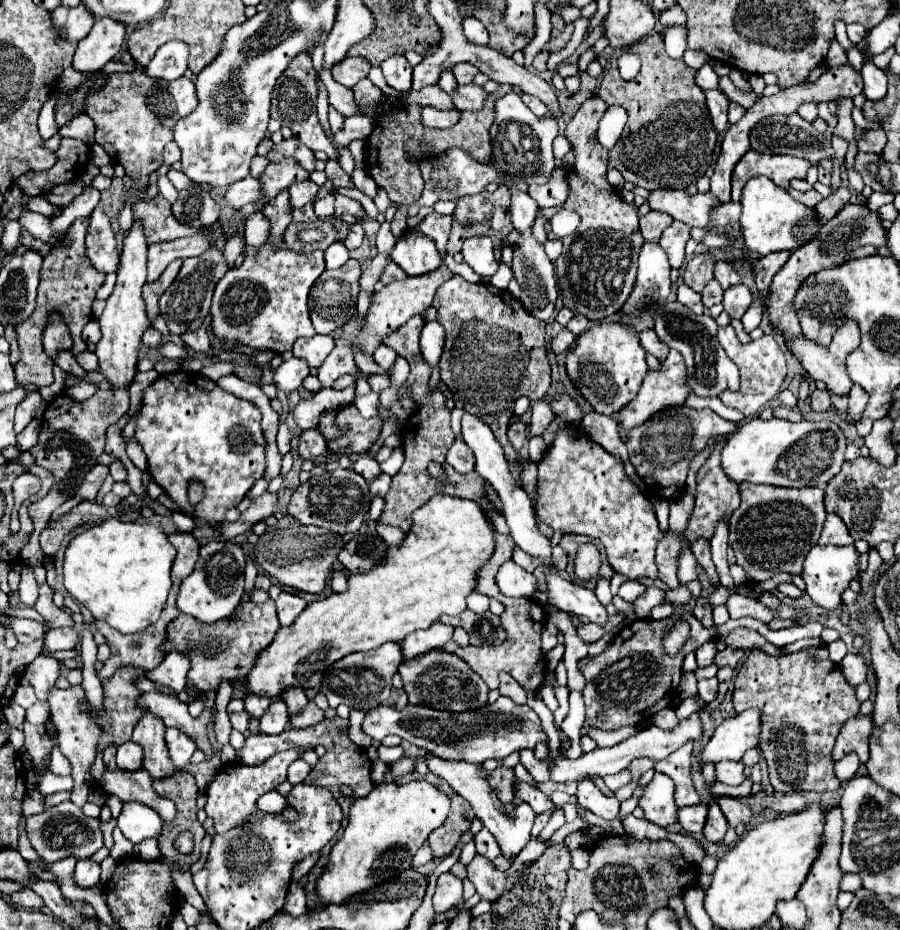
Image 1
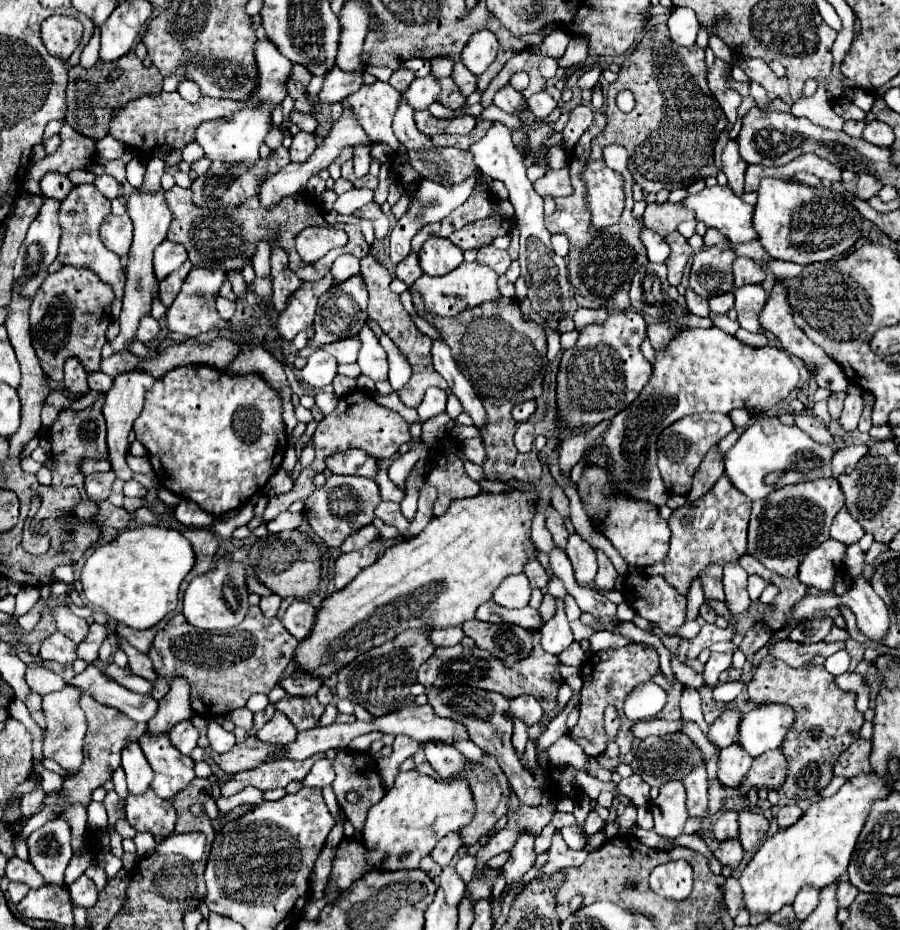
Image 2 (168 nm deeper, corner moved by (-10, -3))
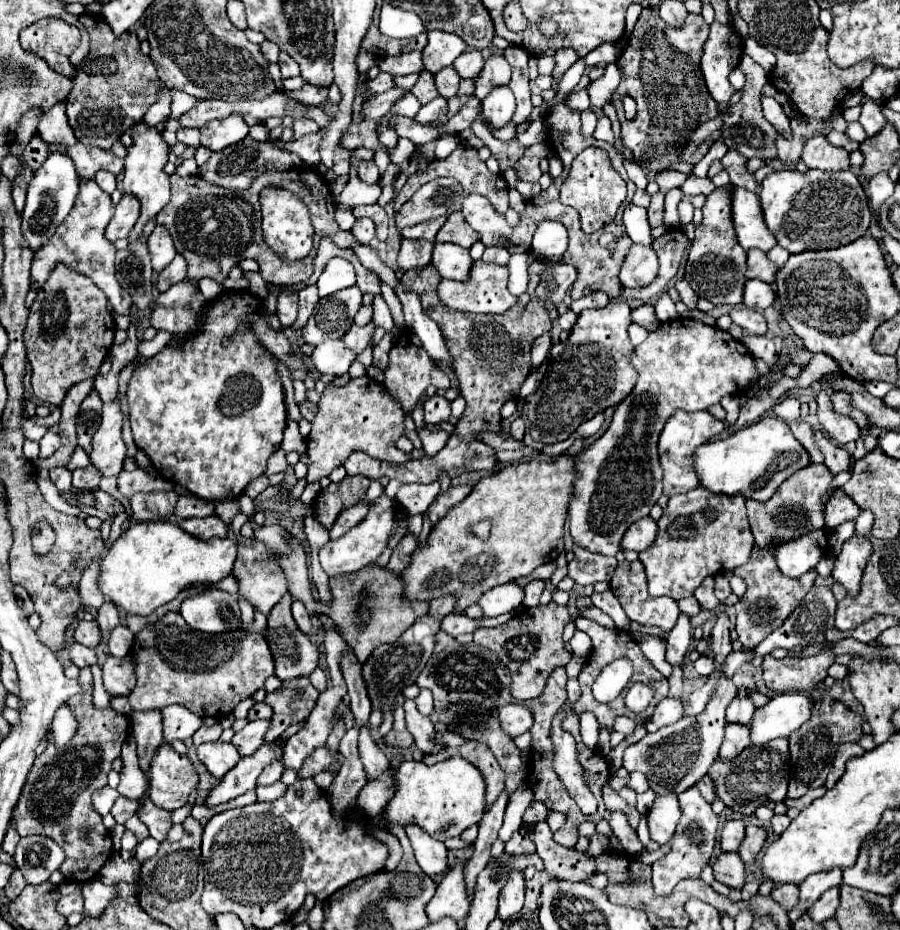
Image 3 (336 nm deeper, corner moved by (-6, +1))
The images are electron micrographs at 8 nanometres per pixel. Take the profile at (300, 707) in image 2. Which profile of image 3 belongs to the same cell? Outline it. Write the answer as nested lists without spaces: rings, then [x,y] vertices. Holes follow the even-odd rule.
[[[298,677],[282,683],[274,693],[266,695],[266,703],[274,709],[272,727],[266,733],[266,741],[278,739],[290,725],[304,721],[318,701],[320,691],[312,687],[308,677]]]

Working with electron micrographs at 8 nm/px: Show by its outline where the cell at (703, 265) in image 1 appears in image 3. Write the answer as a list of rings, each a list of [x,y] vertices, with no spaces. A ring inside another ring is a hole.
[[[720,187],[706,197],[702,213],[704,219],[696,227],[696,237],[688,253],[686,281],[698,297],[708,299],[714,305],[738,305],[742,301],[742,287],[746,281],[746,251],[738,245],[738,239],[734,239],[734,227],[730,227],[730,203],[726,203],[726,187]]]

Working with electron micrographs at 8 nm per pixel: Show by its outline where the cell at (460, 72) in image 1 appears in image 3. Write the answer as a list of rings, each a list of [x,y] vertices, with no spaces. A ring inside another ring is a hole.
[[[452,65],[446,67],[446,69],[442,69],[440,73],[436,73],[434,79],[436,79],[438,93],[440,93],[442,97],[446,97],[446,99],[450,99],[450,97],[454,97],[454,95],[458,93],[458,85],[460,85],[460,81],[462,81],[462,77],[458,75],[458,71],[456,71]]]

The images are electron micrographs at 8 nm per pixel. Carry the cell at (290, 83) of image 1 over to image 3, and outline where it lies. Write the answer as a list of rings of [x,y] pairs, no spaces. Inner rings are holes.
[[[280,53],[278,65],[280,65],[280,71],[282,71],[282,77],[284,77],[284,79],[300,75],[300,67],[298,67],[298,63],[296,63],[290,55],[286,55],[286,53]]]

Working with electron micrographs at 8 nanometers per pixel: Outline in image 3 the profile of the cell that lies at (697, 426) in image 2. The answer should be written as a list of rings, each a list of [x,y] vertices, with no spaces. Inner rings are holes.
[[[676,411],[676,415],[672,415],[662,433],[660,433],[660,441],[658,441],[658,453],[660,453],[660,465],[664,471],[664,493],[668,497],[676,495],[676,493],[688,493],[692,489],[696,489],[698,483],[698,475],[696,469],[692,465],[694,461],[694,451],[698,445],[702,445],[706,439],[710,439],[712,435],[720,433],[726,425],[718,419],[714,419],[708,411]]]

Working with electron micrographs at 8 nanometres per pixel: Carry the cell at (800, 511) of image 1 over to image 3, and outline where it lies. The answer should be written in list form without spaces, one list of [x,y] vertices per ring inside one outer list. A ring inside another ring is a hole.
[[[812,463],[810,467],[804,467],[802,471],[794,473],[790,479],[786,479],[768,501],[762,503],[762,501],[748,499],[746,501],[748,519],[750,519],[756,547],[762,547],[768,553],[774,553],[772,543],[792,541],[810,531],[824,529],[826,499],[832,495],[832,481],[834,481],[834,475],[828,471],[826,465]]]

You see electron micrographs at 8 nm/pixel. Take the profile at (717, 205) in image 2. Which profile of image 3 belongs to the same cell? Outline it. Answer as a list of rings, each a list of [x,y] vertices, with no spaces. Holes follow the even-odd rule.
[[[740,187],[730,189],[730,205],[732,205],[732,223],[738,237],[738,243],[748,249],[768,251],[772,249],[774,235],[768,231],[766,223],[762,223],[762,207],[758,207],[758,195]]]

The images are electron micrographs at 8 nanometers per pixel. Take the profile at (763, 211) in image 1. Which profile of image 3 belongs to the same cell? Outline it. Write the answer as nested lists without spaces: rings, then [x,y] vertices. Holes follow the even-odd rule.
[[[776,171],[760,183],[758,197],[766,227],[774,233],[778,245],[788,249],[790,255],[842,247],[844,243],[852,243],[866,235],[870,225],[866,193],[852,171]]]

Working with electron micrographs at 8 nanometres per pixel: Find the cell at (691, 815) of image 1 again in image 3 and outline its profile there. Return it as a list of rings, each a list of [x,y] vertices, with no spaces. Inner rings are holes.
[[[730,819],[726,821],[722,833],[720,833],[720,847],[722,851],[736,851],[738,845],[744,839],[744,821],[742,819]]]

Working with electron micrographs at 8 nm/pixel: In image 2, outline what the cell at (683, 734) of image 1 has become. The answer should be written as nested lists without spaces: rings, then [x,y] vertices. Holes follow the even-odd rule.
[[[738,709],[724,711],[724,715],[710,725],[708,739],[714,741],[720,749],[728,747],[730,743],[734,743],[734,739],[738,739],[738,723],[740,723],[740,719],[742,719],[742,713]]]

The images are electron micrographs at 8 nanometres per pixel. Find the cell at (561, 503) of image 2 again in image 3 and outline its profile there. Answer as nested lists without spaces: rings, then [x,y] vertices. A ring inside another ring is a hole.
[[[572,545],[574,559],[568,563],[568,575],[580,585],[594,585],[598,581],[610,581],[616,567],[616,557],[604,557],[588,551],[586,547]]]

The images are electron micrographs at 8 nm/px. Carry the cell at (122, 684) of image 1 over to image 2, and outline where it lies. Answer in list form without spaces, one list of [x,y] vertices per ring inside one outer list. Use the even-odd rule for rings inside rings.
[[[82,695],[80,697],[80,707],[84,709],[86,713],[86,719],[88,719],[88,735],[86,735],[86,749],[84,749],[84,763],[78,771],[78,775],[70,775],[66,773],[64,777],[64,783],[62,783],[62,789],[58,793],[48,793],[42,807],[44,809],[46,805],[52,805],[54,807],[54,817],[62,817],[66,807],[68,805],[84,805],[88,807],[90,801],[92,801],[92,791],[102,787],[106,781],[112,779],[112,773],[116,767],[120,767],[120,751],[132,743],[132,741],[138,741],[144,731],[146,731],[146,723],[134,723],[132,719],[126,719],[126,715],[122,715],[120,711],[114,711],[112,707],[106,707],[106,705],[100,705],[96,703],[90,695]]]

